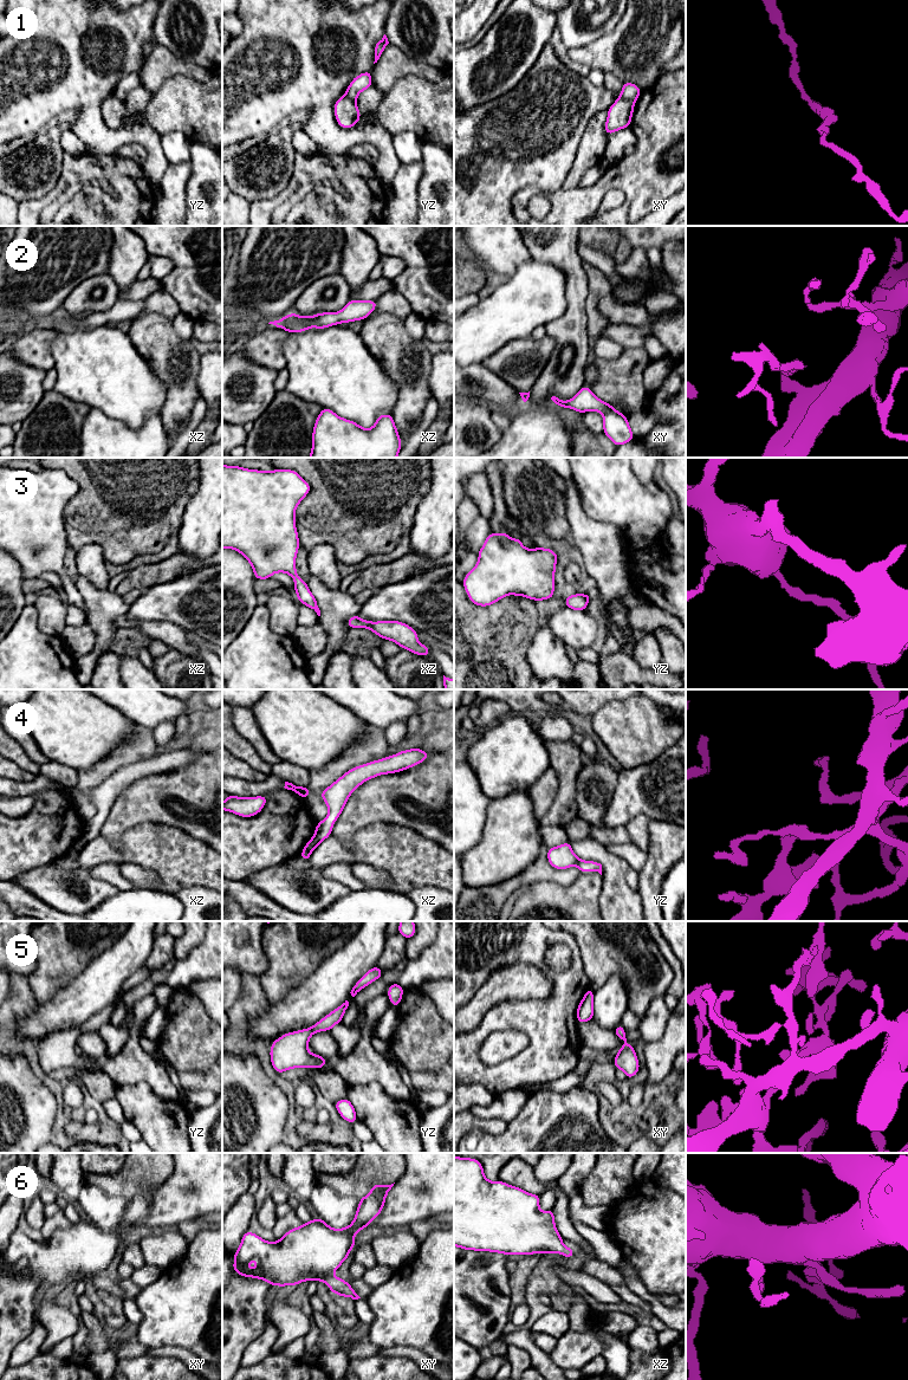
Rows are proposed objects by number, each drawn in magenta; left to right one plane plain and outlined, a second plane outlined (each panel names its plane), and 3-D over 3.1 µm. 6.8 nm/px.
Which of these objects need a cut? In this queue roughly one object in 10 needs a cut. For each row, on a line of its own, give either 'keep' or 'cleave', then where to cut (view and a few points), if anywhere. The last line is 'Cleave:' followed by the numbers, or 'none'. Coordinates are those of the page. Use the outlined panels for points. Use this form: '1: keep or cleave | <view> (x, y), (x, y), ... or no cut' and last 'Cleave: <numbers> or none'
1: cleave | xy (620, 96), (634, 102)
2: keep | no cut
3: keep | no cut
4: keep | no cut
5: keep | no cut
6: keep | no cut
Cleave: 1

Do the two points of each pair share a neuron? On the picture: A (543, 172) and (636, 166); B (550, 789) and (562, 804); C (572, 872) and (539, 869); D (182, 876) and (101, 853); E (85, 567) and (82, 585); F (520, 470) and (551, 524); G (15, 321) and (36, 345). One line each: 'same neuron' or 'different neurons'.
A: different neurons
B: different neurons
C: same neuron
D: same neuron
E: different neurons
F: same neuron
G: same neuron

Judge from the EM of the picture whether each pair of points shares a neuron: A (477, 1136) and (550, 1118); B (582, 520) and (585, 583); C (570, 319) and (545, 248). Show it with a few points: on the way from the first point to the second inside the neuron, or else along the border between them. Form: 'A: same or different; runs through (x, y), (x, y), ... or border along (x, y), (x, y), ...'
A: same; runs through (494, 1140), (527, 1140), (532, 1135)
B: different; border along (585, 574), (595, 581), (597, 588)
C: same; runs through (575, 300), (575, 273), (564, 263)

